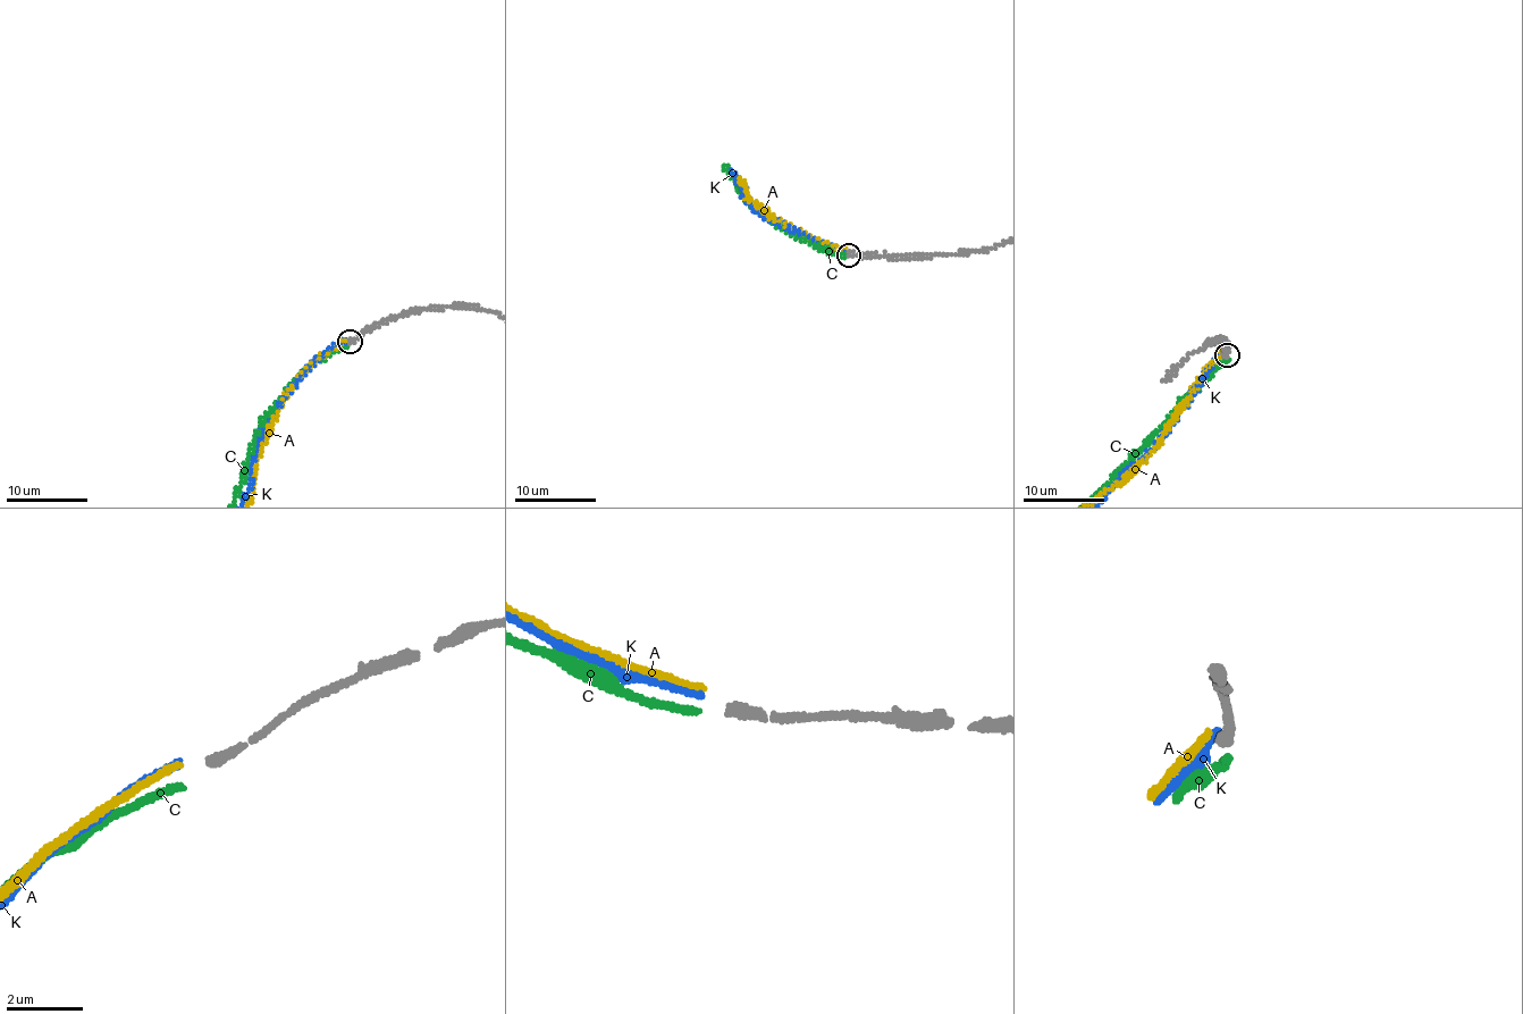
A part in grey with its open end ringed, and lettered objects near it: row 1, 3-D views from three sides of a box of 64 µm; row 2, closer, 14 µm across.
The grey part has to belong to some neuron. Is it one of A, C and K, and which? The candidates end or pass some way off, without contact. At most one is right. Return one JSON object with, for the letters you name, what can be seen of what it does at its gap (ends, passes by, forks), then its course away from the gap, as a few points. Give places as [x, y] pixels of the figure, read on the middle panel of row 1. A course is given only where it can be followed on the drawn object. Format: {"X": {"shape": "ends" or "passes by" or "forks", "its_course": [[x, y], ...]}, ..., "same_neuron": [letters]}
{"same_neuron": []}

